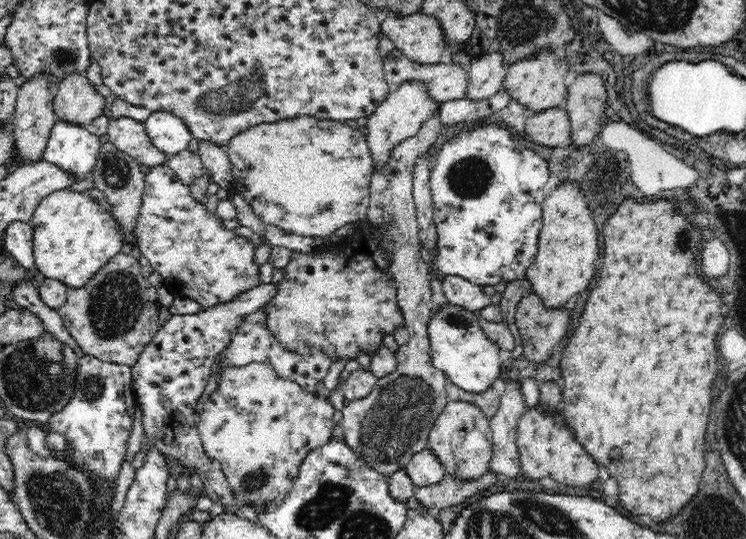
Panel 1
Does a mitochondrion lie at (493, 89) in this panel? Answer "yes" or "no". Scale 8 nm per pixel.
no

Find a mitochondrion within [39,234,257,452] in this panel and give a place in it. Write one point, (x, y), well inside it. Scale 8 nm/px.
(115, 304)

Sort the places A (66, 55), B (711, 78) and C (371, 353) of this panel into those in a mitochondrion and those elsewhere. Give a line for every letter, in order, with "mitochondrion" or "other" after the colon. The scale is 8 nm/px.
A: mitochondrion
B: other
C: other

